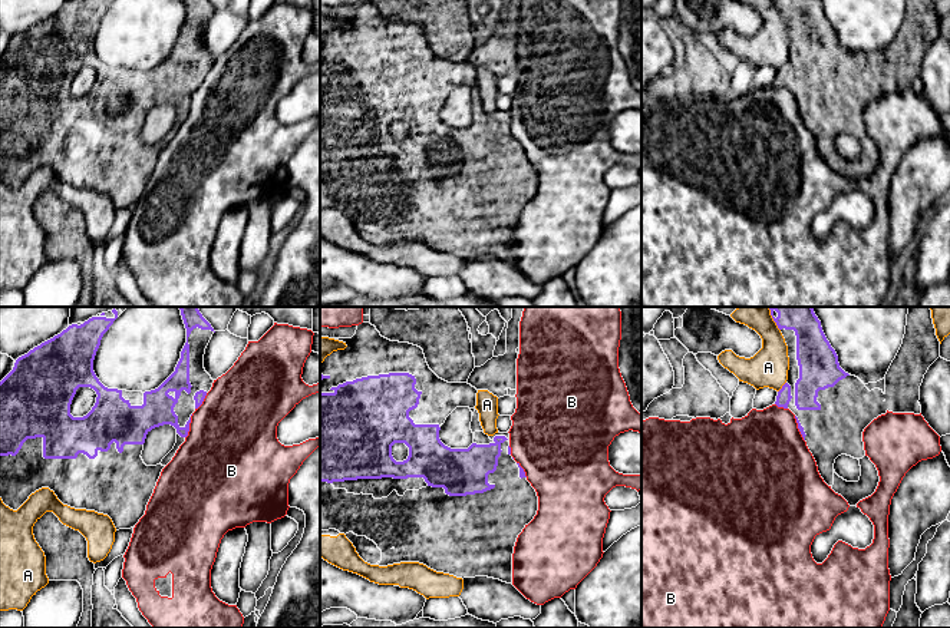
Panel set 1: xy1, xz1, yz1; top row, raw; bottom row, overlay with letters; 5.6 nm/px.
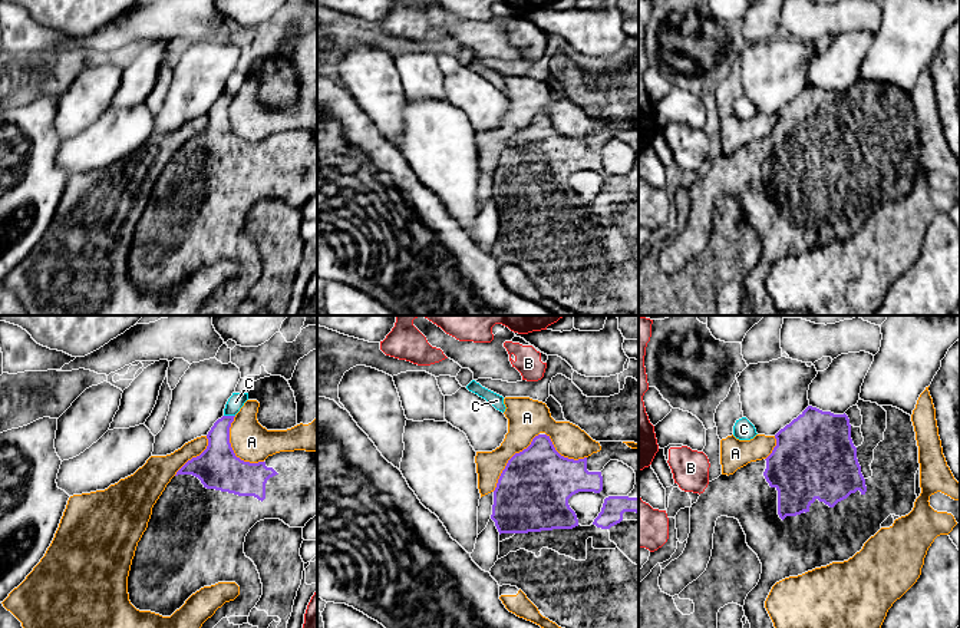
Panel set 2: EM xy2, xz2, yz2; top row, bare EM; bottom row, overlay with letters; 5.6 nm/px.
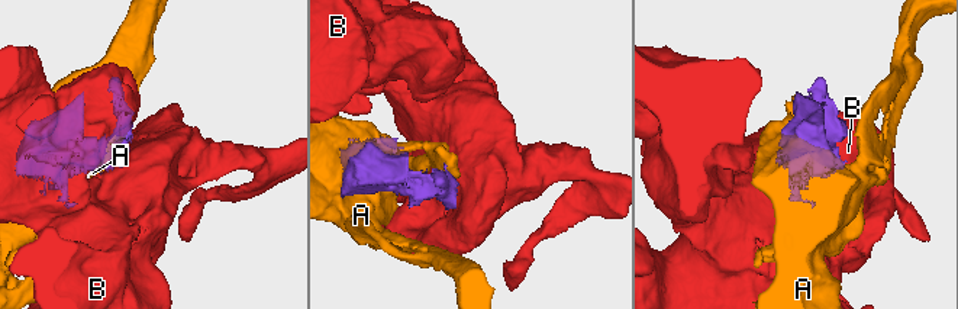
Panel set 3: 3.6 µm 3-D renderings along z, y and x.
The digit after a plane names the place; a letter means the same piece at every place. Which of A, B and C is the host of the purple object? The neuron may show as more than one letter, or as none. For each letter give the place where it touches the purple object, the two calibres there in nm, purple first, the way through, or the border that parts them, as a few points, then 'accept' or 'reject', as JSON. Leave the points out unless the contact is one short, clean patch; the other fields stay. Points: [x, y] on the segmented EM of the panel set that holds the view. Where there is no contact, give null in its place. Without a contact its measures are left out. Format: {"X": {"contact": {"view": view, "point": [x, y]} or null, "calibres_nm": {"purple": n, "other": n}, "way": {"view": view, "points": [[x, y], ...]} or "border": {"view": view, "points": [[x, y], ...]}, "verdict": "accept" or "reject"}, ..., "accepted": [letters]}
{"A": {"contact": {"view": "xy2", "point": [231, 449]}, "calibres_nm": {"purple": 240, "other": 220}, "verdict": "reject"}, "B": {"contact": {"view": "xy1", "point": [188, 426]}, "calibres_nm": {"purple": 180, "other": 480}, "border": {"view": "xy1", "points": [[193, 415], [185, 438]]}, "verdict": "reject"}, "C": {"contact": {"view": "xy2", "point": [230, 416]}, "calibres_nm": {"purple": 190, "other": 90}, "verdict": "reject"}, "accepted": []}

